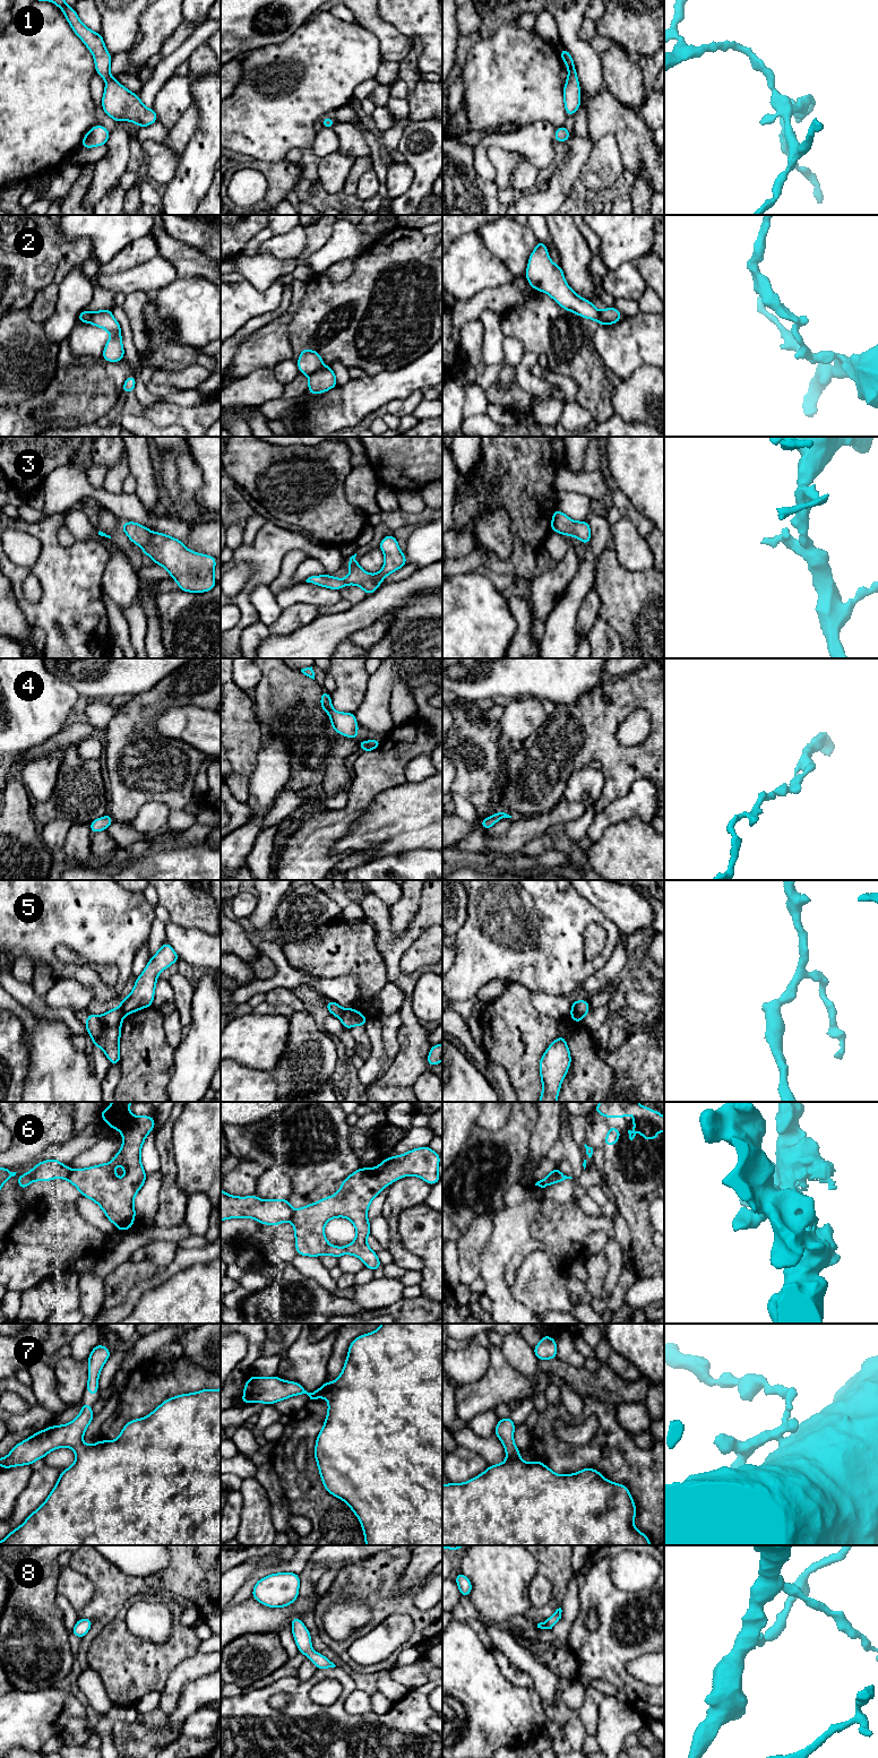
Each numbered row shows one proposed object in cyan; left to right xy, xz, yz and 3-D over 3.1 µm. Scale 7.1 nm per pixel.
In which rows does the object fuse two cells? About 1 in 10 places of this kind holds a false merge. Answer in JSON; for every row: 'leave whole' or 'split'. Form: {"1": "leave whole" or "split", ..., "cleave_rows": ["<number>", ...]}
{"1": "leave whole", "2": "split", "3": "leave whole", "4": "leave whole", "5": "split", "6": "split", "7": "leave whole", "8": "leave whole", "cleave_rows": ["2", "5", "6"]}

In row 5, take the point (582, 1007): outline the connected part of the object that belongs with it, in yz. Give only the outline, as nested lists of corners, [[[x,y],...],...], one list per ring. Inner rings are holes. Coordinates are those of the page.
[[[585,999],[579,1001],[573,1000],[571,1010],[578,1012],[582,1017],[584,1017],[591,1011],[588,1007],[588,1000]]]

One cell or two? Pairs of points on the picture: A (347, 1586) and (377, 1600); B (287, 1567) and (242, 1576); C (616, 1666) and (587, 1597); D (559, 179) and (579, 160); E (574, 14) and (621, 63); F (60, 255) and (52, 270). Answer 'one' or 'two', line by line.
A: one
B: two
C: one
D: one
E: two
F: one

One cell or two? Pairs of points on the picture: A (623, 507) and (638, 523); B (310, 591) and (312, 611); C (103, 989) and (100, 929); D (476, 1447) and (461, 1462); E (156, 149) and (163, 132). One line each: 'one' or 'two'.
A: one
B: two
C: one
D: two
E: two

